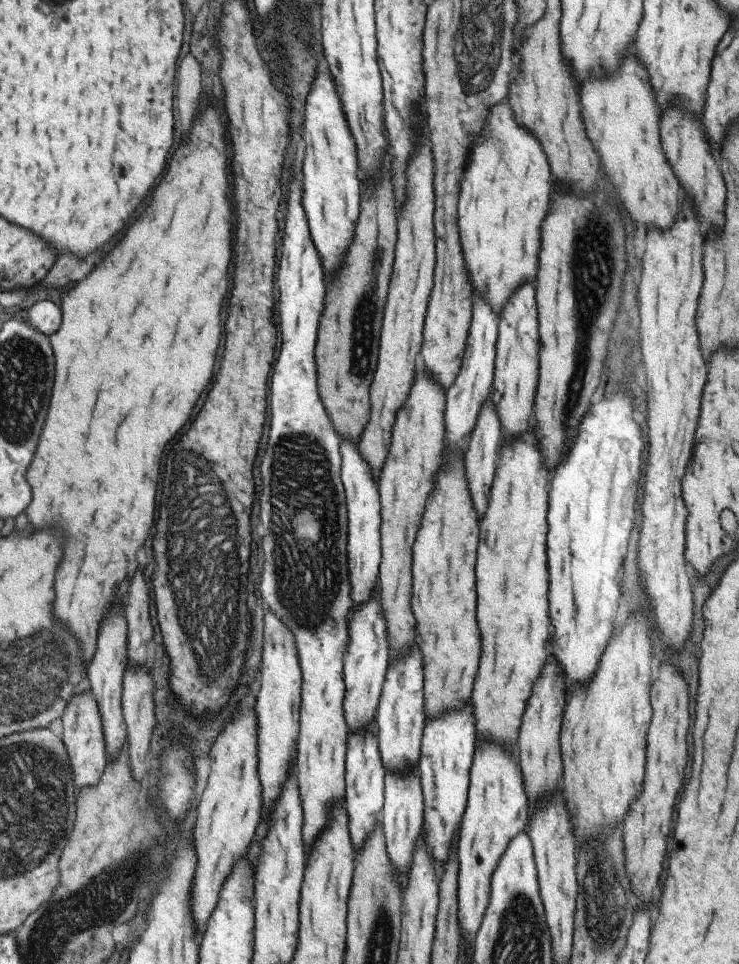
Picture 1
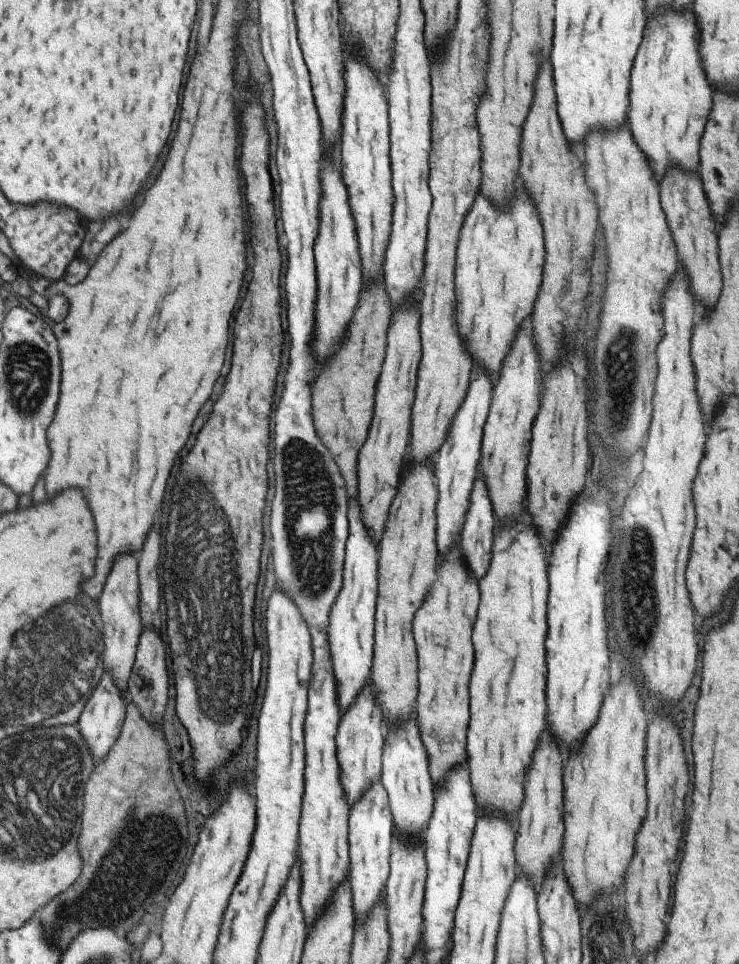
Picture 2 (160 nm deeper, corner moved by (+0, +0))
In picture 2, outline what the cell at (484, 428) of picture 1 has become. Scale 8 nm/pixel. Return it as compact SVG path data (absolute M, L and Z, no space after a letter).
M477 478L471 490L471 502L467 508L465 524L461 528L459 548L467 560L471 574L479 580L485 576L489 568L489 552L493 544L493 516L491 516L491 502L487 498L483 480Z

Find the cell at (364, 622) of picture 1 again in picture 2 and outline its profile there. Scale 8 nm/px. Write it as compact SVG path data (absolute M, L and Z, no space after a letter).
M369 678L358 693L357 700L354 699L354 703L344 713L341 713L334 738L340 768L340 785L348 804L348 810L374 781L380 780L380 756L385 732L386 726L382 722L382 714L376 703L375 693L372 692L372 682Z

